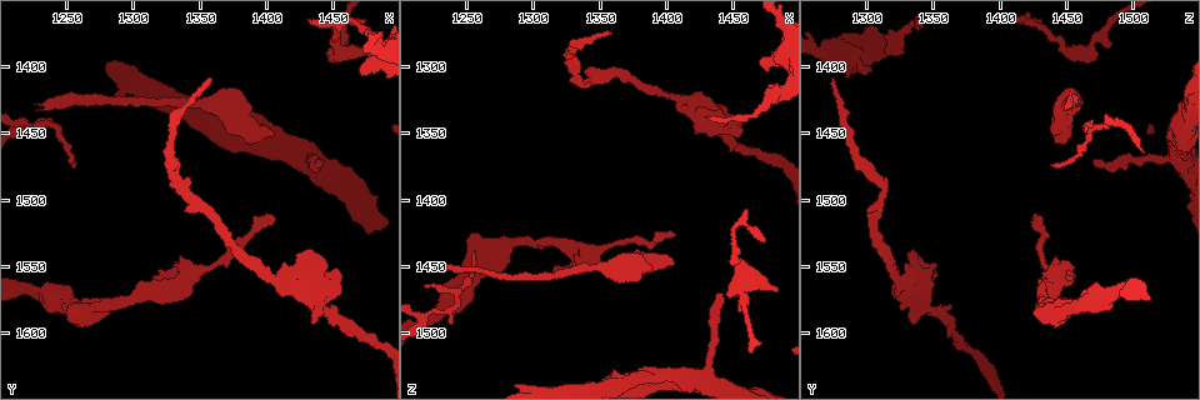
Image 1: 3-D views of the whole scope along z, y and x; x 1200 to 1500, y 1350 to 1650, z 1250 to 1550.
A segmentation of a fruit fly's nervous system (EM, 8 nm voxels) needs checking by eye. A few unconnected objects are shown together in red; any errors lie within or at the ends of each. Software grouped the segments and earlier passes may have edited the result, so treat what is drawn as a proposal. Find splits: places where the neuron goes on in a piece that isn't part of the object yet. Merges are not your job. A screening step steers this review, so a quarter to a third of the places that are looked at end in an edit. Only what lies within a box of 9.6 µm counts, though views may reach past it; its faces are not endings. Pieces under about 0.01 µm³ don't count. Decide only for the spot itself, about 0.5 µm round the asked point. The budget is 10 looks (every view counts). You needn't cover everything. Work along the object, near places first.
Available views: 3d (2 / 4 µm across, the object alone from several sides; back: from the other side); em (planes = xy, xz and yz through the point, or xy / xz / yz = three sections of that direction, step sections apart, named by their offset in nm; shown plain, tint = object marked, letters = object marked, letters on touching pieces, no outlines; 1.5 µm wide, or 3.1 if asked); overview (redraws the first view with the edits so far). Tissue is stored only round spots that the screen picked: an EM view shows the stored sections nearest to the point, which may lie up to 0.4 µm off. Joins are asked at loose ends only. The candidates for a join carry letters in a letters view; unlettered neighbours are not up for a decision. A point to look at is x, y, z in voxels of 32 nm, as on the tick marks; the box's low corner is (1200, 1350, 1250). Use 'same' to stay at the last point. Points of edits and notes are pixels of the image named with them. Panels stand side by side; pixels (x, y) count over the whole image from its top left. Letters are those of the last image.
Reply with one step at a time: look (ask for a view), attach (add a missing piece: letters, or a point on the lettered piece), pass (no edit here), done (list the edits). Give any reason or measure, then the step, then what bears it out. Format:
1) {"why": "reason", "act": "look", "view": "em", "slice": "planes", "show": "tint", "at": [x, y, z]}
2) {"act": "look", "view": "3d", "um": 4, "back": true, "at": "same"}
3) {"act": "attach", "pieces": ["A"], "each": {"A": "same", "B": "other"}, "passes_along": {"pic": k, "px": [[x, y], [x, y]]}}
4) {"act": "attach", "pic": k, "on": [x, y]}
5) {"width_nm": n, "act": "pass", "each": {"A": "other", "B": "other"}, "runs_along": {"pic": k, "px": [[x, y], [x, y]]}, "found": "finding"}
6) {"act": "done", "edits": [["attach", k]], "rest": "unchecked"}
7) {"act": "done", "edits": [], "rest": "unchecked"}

{"why": "end of a long branch", "act": "look", "view": "em", "slice": "planes", "show": "letters", "at": [1230, 1428, 1450]}

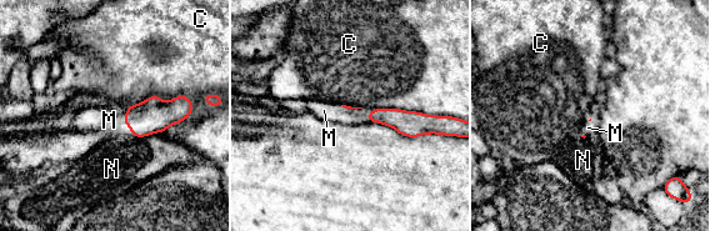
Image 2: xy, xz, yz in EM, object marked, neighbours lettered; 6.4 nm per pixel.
{"act": "attach", "pieces": ["M"], "each": {"C": "other", "M": "same", "N": "other"}, "passes_along": {"pic": 2, "px": [[154, 115], [124, 120], [109, 120]]}, "found": "the neuron continues"}

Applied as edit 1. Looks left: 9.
{"why": "an open end", "act": "look", "view": "3d", "um": 4, "back": true, "at": [1258, 1582, 1426]}

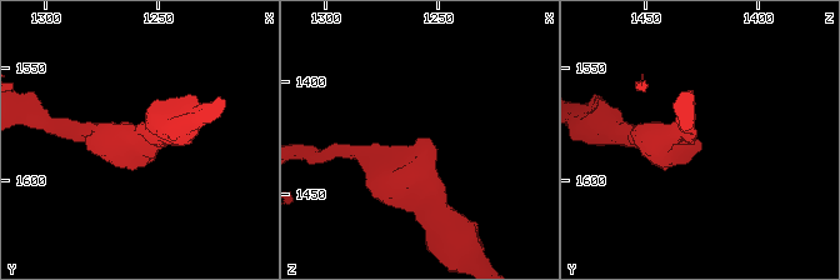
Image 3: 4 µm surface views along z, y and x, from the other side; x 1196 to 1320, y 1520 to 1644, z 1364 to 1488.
{"why": "shape alone is not enough", "act": "look", "view": "em", "slice": "planes", "show": "letters", "at": [1257, 1583, 1424]}

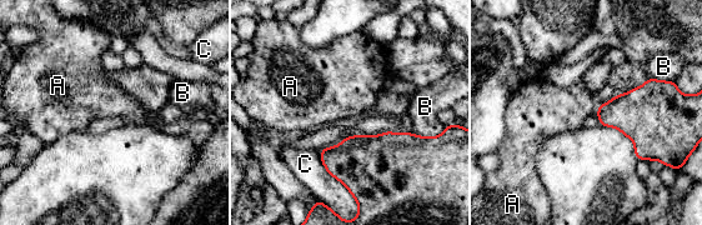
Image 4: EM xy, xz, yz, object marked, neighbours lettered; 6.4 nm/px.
{"act": "pass", "each": {"A": "other", "B": "other", "C": "other"}, "border": {"pic": 4, "px": [[600, 105], [595, 113]]}, "found": "none of them fits"}

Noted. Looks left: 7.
{"why": "branch stops here", "act": "look", "view": "em", "slice": "planes", "show": "letters", "at": [1406, 1516, 1428]}

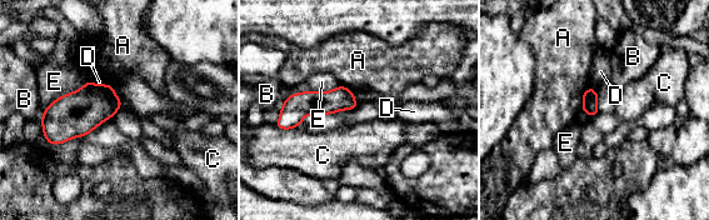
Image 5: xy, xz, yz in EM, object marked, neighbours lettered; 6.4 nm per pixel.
{"act": "pass", "each": {"A": "other", "B": "other", "C": "other", "D": "other", "E": "other"}, "found": "no lettered piece goes on from it"}

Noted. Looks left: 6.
{"why": "thick end", "act": "look", "view": "em", "slice": "xy", "step": 4, "show": "tint", "at": [1446, 1388, 1474]}

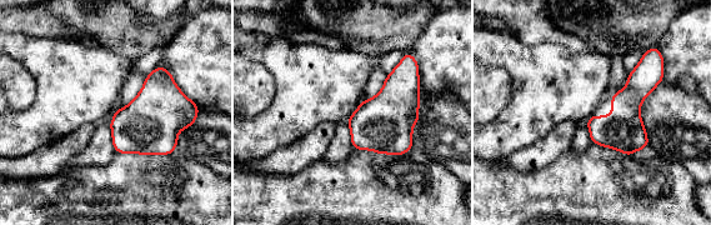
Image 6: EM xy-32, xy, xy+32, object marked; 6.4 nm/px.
{"why": "cut it another way", "act": "look", "view": "em", "slice": "planes", "show": "tint", "at": "same"}

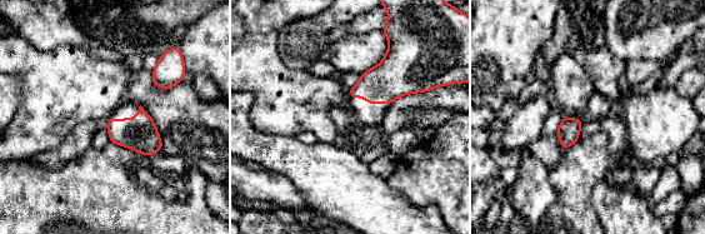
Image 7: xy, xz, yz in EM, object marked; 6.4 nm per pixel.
{"why": "see the neighbours", "act": "look", "view": "em", "slice": "planes", "show": "letters", "at": "same"}

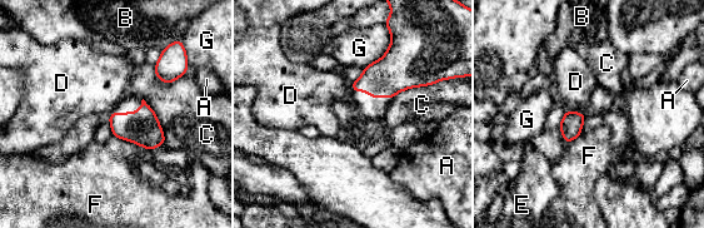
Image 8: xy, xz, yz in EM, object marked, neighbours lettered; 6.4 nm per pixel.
{"act": "pass", "each": {"A": "other", "B": "other", "C": "other", "D": "other", "E": "other", "F": "other", "G": "other"}, "found": "none of them fits"}

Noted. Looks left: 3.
{"act": "done", "edits": [["attach", 2]], "rest": "unchecked"}

